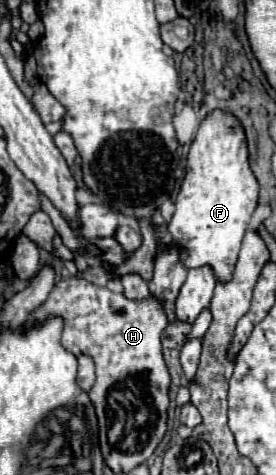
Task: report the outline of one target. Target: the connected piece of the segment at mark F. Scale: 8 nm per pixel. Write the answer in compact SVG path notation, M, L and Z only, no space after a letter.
M216 110L204 118L190 146L186 178L180 186L176 198L176 210L168 224L170 242L178 242L182 246L182 262L186 252L186 268L190 270L200 266L210 266L218 282L230 282L230 274L234 272L238 250L246 234L248 222L252 218L252 212L256 210L256 204L258 204L258 182L248 166L248 148L246 148L244 130L240 128L240 122L232 114Z

